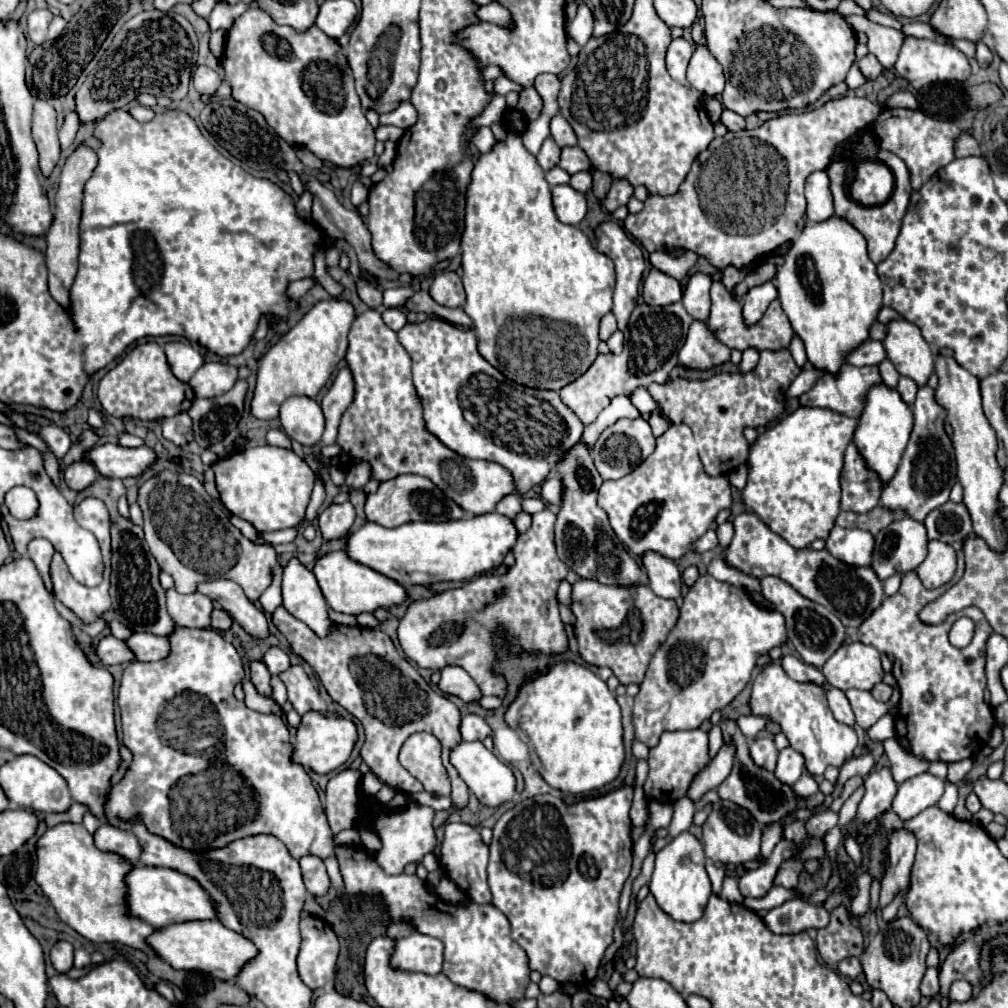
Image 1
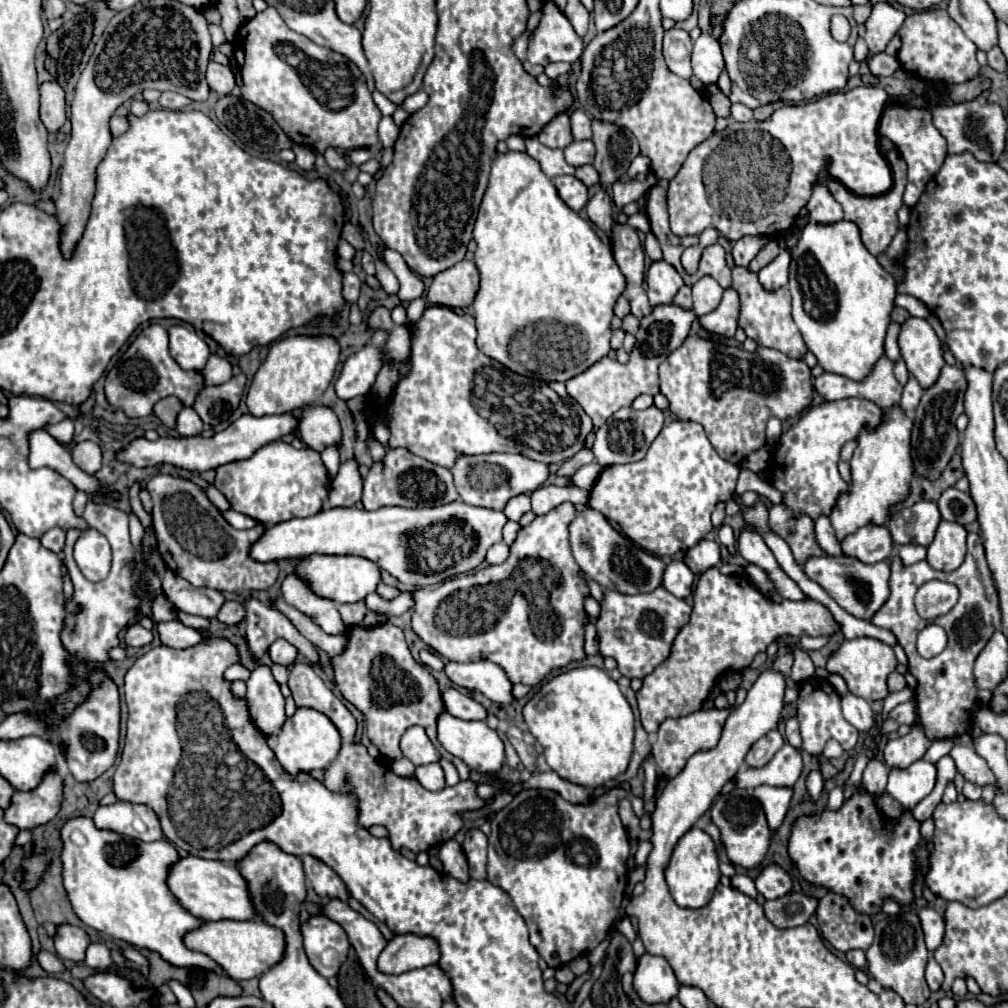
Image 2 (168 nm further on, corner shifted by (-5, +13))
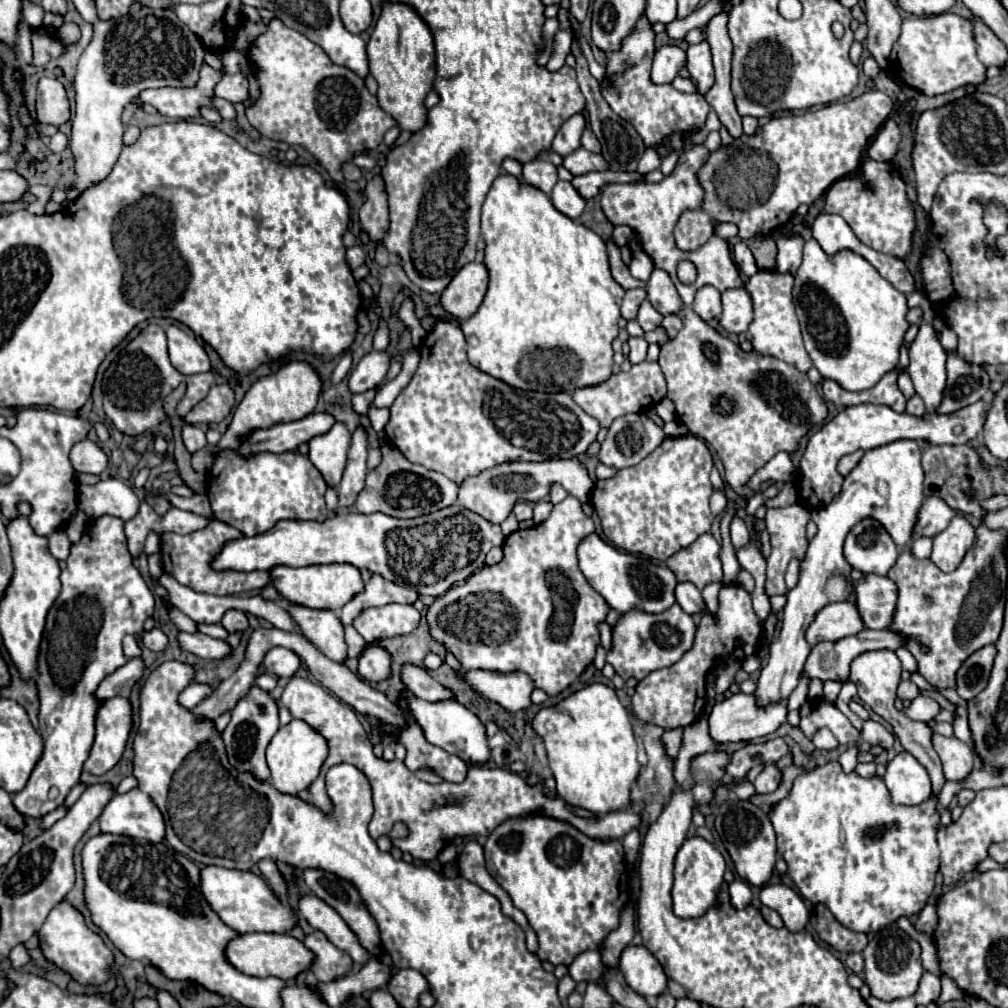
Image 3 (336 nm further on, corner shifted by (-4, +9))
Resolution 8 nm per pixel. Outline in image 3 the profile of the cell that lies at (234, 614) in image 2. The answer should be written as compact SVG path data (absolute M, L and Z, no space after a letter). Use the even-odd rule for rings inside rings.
M228 611L224 617L222 617L222 625L228 633L236 633L236 631L246 631L250 625L248 625L248 617L244 611Z

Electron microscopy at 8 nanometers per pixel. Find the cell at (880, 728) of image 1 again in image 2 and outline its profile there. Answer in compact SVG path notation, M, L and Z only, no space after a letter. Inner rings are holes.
M913 699L907 701L907 703L901 703L901 705L897 705L895 709L889 711L889 719L897 721L897 723L905 723L905 725L913 725L915 717L917 717L917 711L915 711Z

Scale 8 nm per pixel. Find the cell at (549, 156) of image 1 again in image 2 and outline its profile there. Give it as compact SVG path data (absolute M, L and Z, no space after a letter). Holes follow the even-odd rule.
M561 113L555 119L551 119L541 133L537 135L539 141L551 149L565 149L573 137L571 137L571 125L569 125L569 115Z

